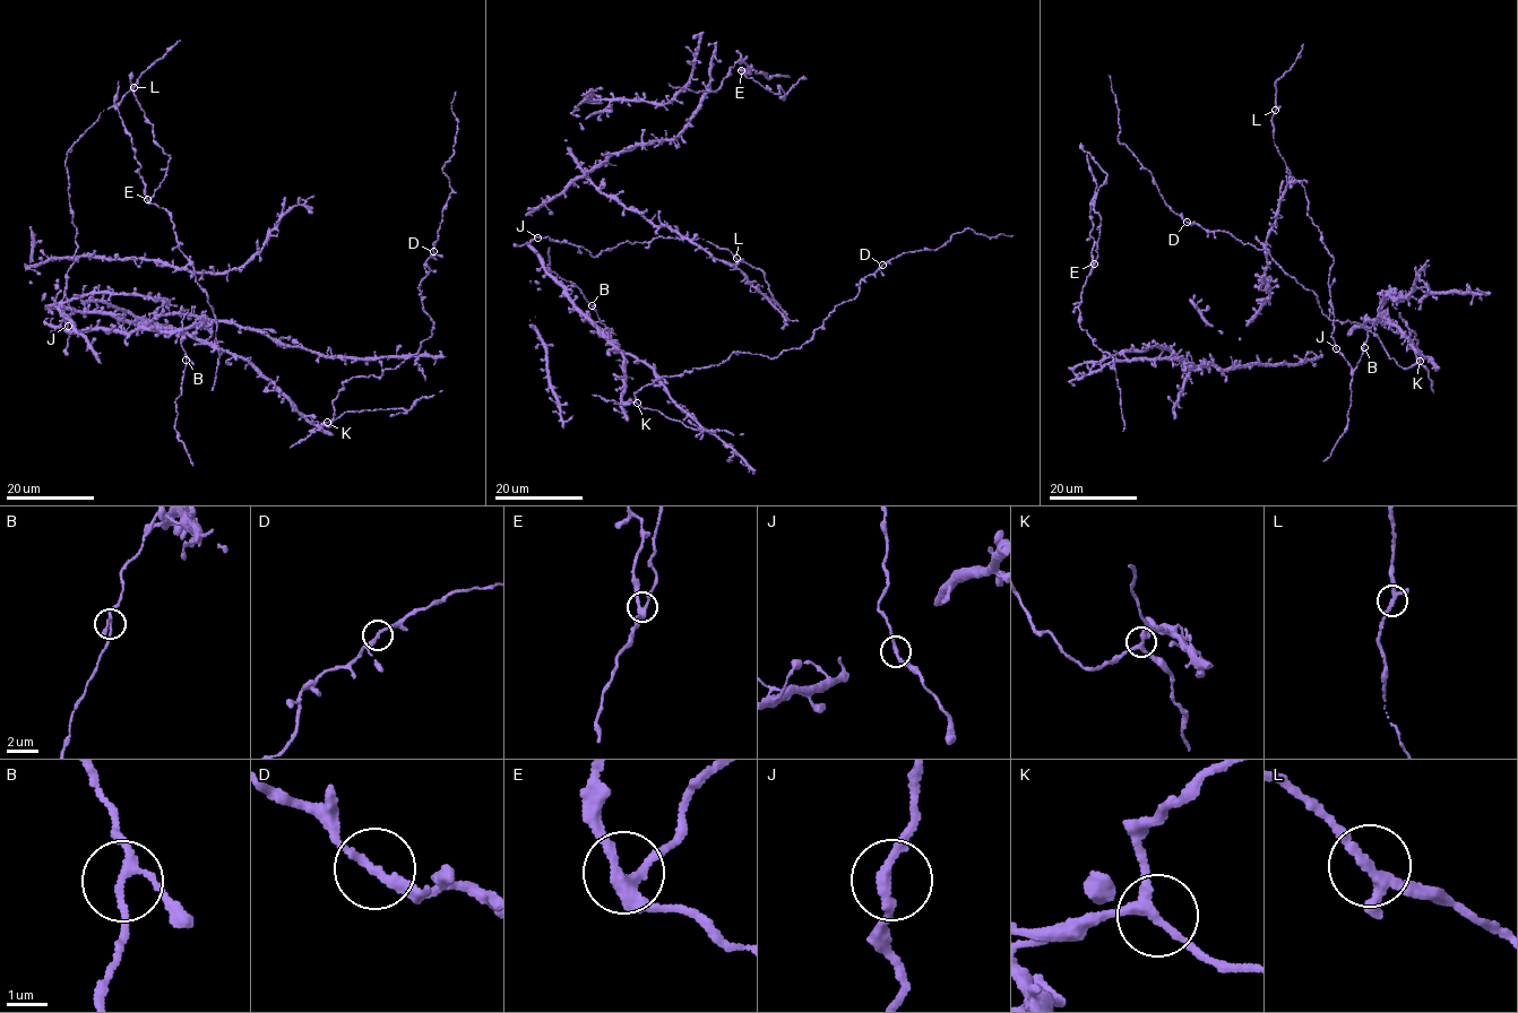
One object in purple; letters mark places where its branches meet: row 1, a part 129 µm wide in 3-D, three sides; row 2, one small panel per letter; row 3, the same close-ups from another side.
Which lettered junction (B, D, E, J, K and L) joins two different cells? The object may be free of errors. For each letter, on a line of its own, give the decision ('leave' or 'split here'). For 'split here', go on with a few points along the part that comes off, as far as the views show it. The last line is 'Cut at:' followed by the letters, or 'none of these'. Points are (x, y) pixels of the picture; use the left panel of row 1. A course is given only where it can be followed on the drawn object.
B: leave
D: leave
E: leave
J: leave
K: leave
L: leave
Cut at: none of these

